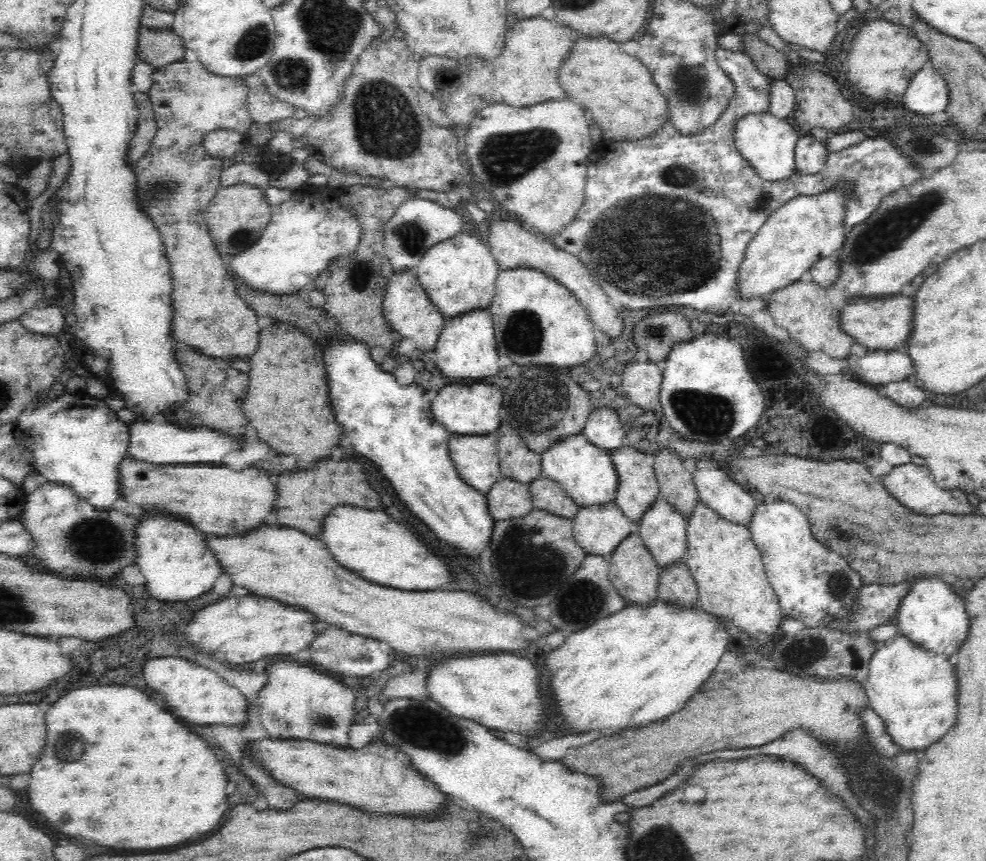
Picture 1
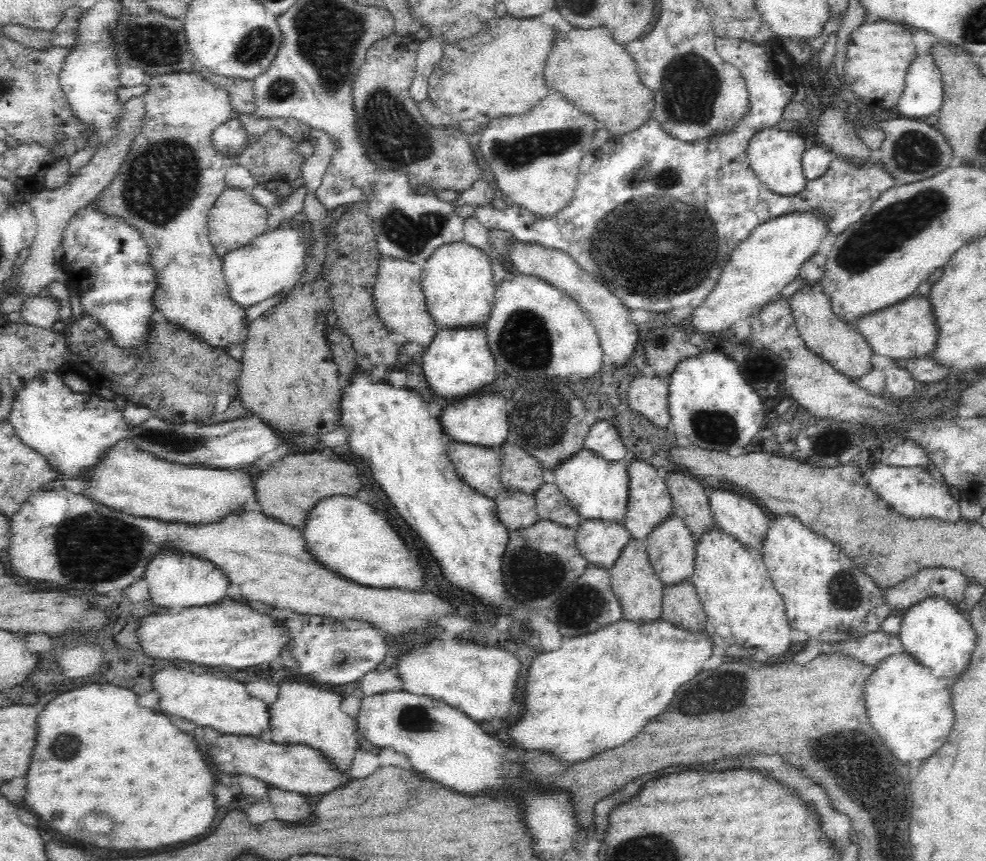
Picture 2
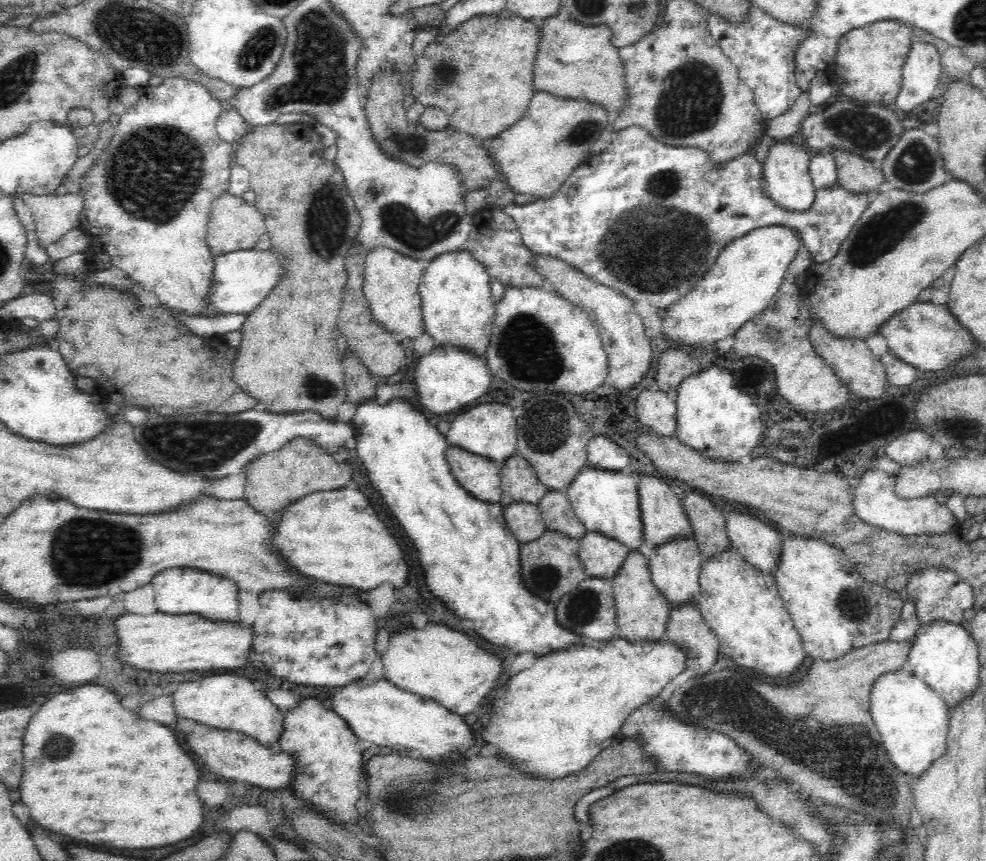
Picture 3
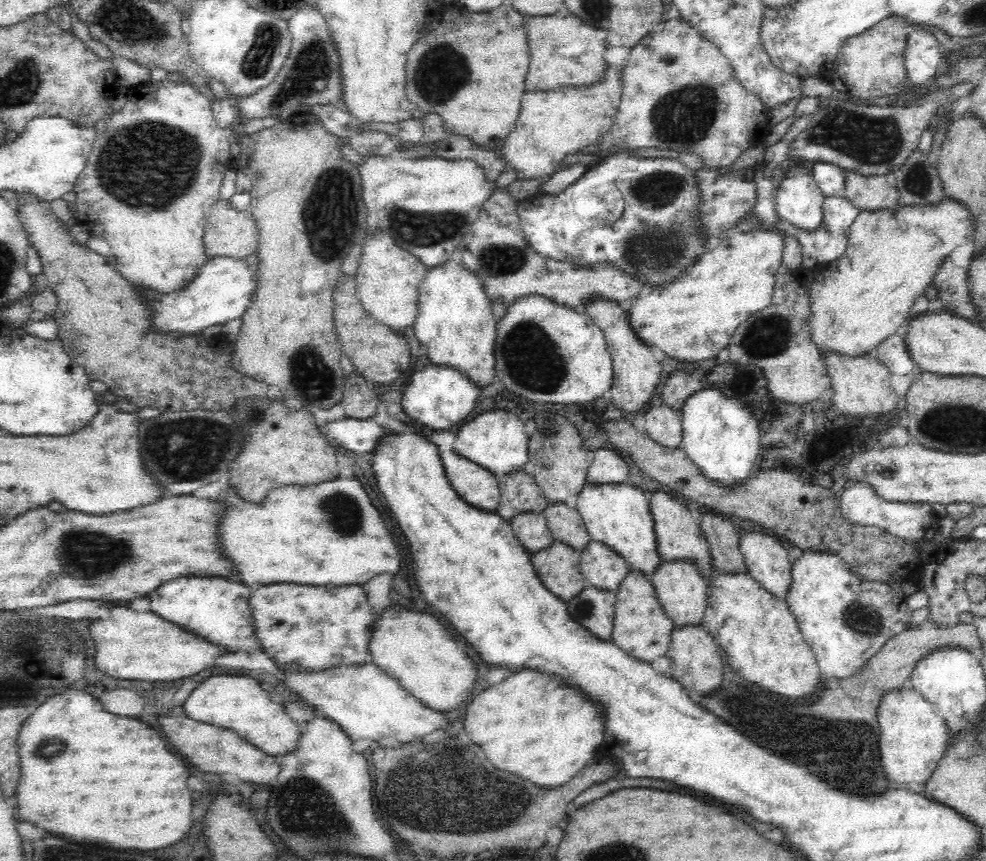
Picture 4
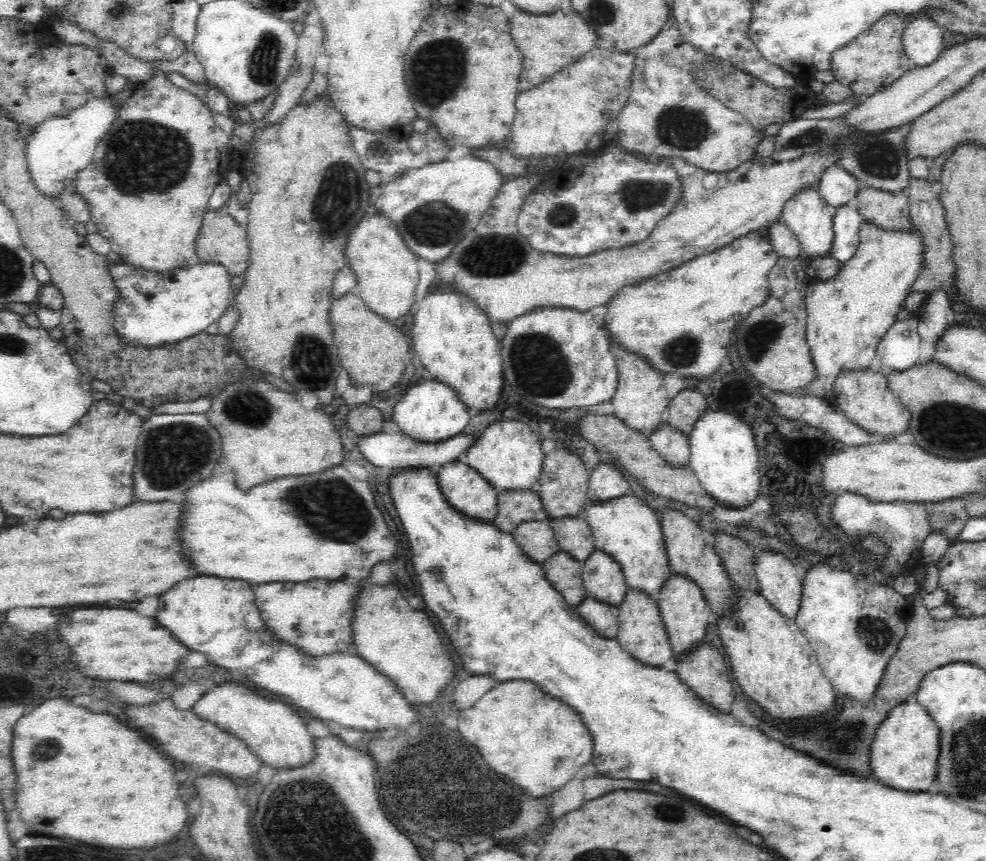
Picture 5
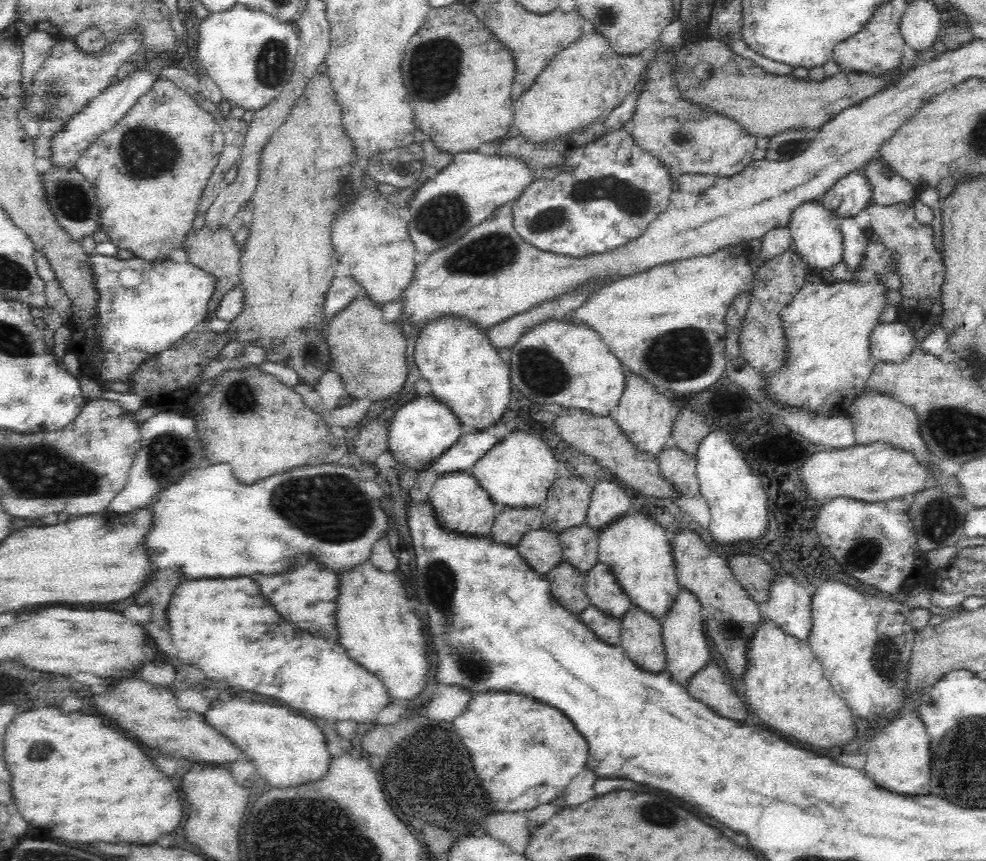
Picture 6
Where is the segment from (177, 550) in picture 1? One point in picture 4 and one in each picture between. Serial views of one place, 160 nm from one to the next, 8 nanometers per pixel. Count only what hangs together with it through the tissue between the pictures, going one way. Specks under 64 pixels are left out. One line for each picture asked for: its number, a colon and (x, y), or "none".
2: (174, 579)
3: (180, 591)
4: (203, 606)

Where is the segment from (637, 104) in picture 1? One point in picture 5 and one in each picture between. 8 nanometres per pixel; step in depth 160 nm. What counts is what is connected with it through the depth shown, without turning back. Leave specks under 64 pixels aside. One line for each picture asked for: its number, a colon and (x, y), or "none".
2: (591, 71)
3: (581, 63)
4: (563, 51)
5: (548, 42)

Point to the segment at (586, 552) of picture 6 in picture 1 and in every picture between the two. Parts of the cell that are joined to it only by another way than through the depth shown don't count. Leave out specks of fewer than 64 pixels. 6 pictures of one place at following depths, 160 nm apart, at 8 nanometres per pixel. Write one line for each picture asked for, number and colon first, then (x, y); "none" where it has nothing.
1: (547, 495)
2: (551, 504)
3: (555, 507)
4: (565, 524)
5: (574, 537)

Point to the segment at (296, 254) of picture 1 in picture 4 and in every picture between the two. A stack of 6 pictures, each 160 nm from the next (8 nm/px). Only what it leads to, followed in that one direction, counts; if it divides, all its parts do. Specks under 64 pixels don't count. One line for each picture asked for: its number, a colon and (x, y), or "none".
2: (273, 262)
3: (241, 280)
4: (221, 290)

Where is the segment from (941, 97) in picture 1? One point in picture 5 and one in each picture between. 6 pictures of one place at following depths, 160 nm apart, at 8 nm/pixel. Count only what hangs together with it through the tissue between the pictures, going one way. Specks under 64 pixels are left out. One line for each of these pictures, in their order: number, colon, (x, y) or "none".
2: (923, 96)
3: (920, 73)
4: (923, 52)
5: (922, 38)

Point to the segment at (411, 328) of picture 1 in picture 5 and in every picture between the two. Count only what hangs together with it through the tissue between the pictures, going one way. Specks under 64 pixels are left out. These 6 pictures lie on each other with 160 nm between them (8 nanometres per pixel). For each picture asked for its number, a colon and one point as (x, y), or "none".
2: (397, 295)
3: (391, 280)
4: (388, 276)
5: (387, 276)

